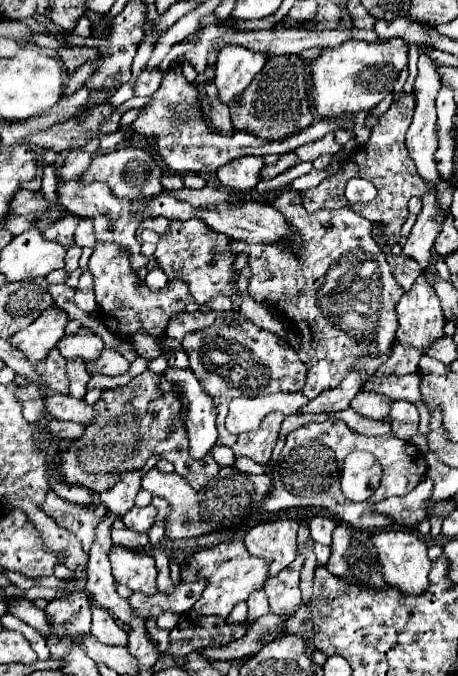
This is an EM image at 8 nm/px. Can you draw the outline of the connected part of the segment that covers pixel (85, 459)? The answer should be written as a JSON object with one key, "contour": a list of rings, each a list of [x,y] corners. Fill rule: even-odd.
{"contour":[[[152,370],[142,372],[132,378],[120,390],[104,390],[100,400],[94,404],[96,424],[94,428],[86,426],[82,438],[70,446],[70,450],[62,452],[62,478],[68,484],[82,484],[94,492],[110,490],[122,472],[142,470],[144,462],[158,454],[174,465],[175,472],[186,478],[196,491],[204,488],[204,484],[214,478],[220,466],[208,454],[204,460],[194,460],[188,454],[188,436],[184,426],[180,424],[180,400],[174,392],[164,394],[158,390],[158,376]],[[177,453],[186,458],[177,458]]]}

